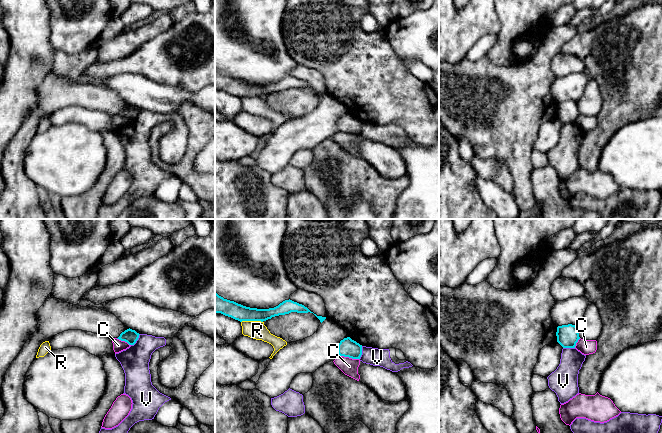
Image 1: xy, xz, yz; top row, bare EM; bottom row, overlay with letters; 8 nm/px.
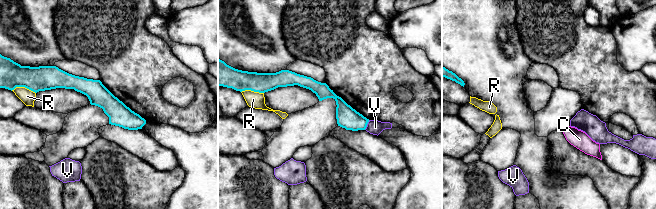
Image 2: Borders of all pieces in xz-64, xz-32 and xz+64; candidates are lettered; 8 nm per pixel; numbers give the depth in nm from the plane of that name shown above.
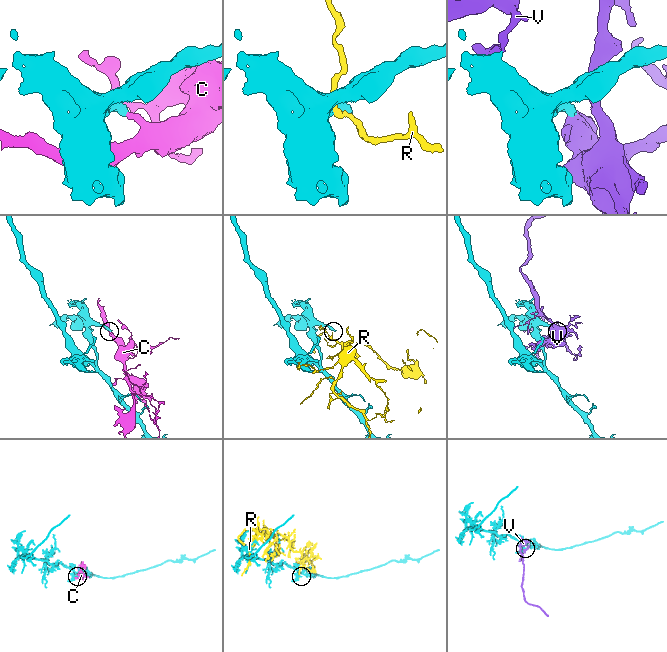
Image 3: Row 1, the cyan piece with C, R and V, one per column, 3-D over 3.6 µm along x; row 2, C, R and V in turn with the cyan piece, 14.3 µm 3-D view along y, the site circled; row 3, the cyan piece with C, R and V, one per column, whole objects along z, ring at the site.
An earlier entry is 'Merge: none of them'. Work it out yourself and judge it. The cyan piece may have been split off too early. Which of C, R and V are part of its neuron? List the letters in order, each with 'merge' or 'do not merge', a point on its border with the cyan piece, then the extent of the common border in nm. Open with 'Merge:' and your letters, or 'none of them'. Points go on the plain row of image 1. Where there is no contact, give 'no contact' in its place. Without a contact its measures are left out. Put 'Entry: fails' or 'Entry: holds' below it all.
Merge: none of them
C: do not merge; contact xz (348, 132); length 170 nm
R: do not merge; contact xz (251, 96); length 180 nm
V: do not merge; contact xy (137, 115); length 120 nm
Entry: holds

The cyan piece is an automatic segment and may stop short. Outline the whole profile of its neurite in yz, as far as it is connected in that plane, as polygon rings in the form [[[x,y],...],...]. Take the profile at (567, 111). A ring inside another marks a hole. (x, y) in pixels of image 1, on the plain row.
[[[572,100],[558,102],[556,112],[557,118],[563,124],[575,124],[580,115],[577,102]]]

